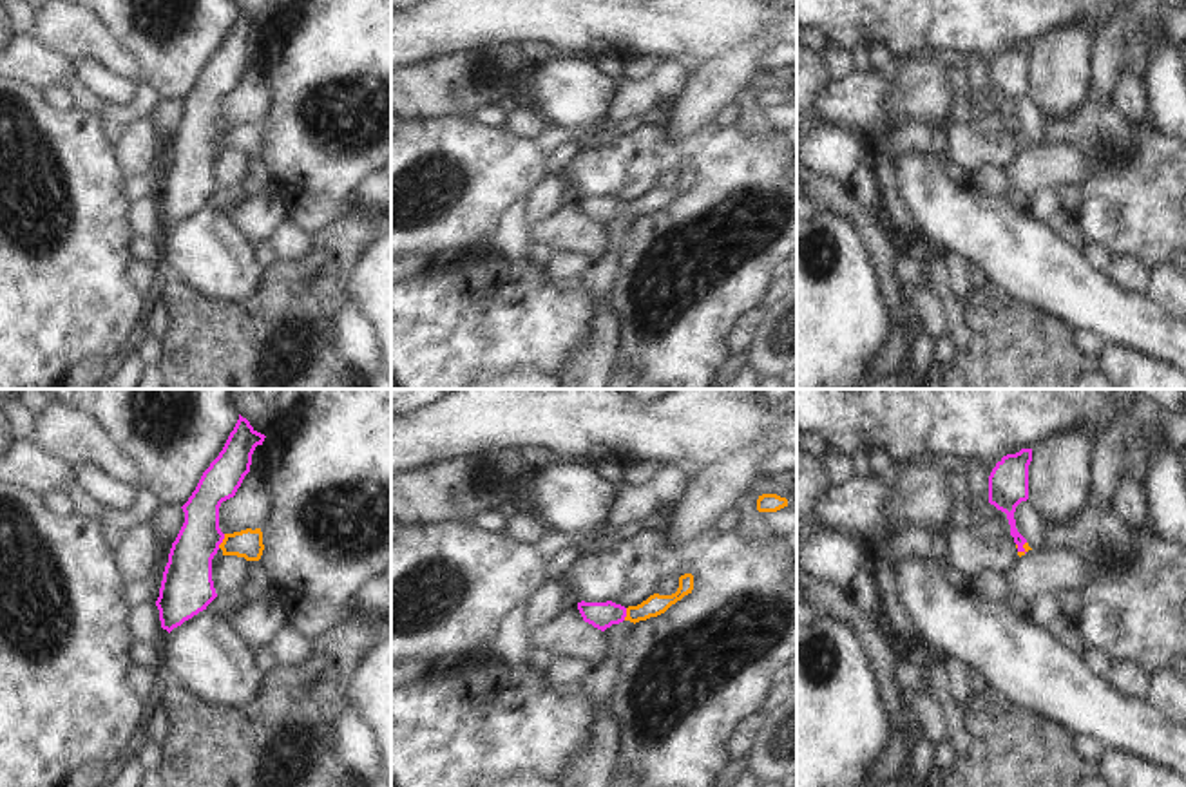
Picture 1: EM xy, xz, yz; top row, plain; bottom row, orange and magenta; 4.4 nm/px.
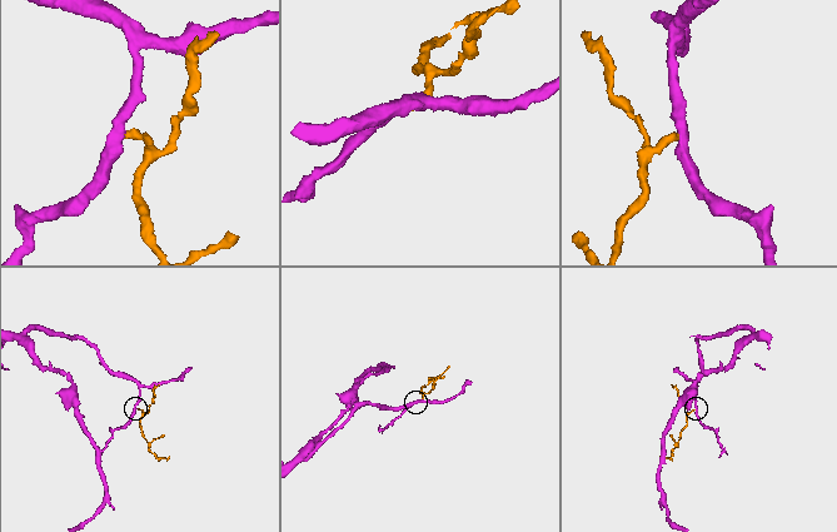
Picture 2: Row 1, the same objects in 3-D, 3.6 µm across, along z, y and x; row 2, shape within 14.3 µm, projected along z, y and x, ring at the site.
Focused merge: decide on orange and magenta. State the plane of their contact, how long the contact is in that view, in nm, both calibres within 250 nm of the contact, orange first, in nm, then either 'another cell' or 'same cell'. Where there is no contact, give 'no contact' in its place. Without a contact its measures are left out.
xy | 70 nm | 130/220 nm | same cell

